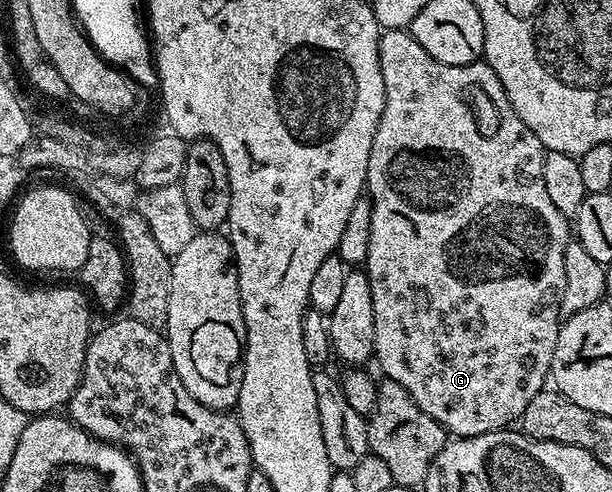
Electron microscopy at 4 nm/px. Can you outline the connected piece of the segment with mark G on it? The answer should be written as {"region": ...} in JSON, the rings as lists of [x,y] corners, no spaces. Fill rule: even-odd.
{"region":[[[387,29],[379,37],[379,64],[381,65],[381,77],[385,85],[385,109],[381,113],[377,133],[373,137],[373,145],[369,153],[369,165],[367,166],[367,182],[365,184],[366,194],[371,200],[371,232],[369,233],[369,253],[367,254],[365,270],[371,296],[373,297],[374,358],[376,360],[379,358],[379,363],[383,366],[384,371],[382,374],[388,379],[397,381],[397,385],[404,387],[409,393],[409,397],[413,397],[417,406],[425,413],[429,413],[429,417],[437,420],[452,436],[468,439],[469,437],[477,437],[481,433],[504,430],[508,425],[514,424],[511,423],[514,419],[515,422],[522,420],[525,405],[529,405],[529,401],[533,401],[533,397],[537,397],[537,393],[544,390],[543,378],[546,380],[551,374],[553,349],[557,345],[557,337],[561,326],[559,302],[565,289],[565,245],[569,241],[569,219],[568,216],[562,215],[553,206],[553,201],[549,201],[549,193],[545,190],[545,181],[541,177],[541,165],[545,154],[543,142],[537,137],[537,133],[533,133],[533,129],[529,129],[525,125],[525,121],[521,121],[521,117],[517,117],[517,113],[497,77],[497,73],[493,73],[493,69],[485,61],[476,61],[469,65],[445,65],[441,61],[429,57],[429,53],[425,53],[425,49],[421,49],[419,42],[406,30]]]}

